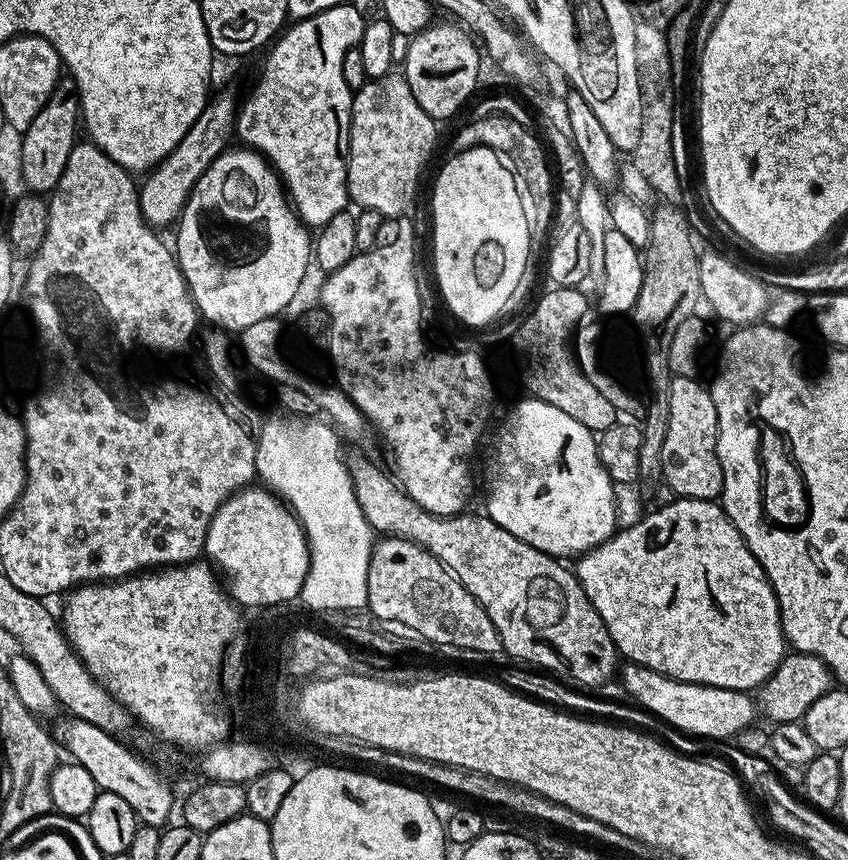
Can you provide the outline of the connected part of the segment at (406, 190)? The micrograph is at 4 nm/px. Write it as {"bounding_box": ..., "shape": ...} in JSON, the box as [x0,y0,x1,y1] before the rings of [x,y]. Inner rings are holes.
{"bounding_box":[348,71,437,218],"shape":[[[399,71],[387,72],[385,76],[369,78],[361,88],[355,89],[352,97],[352,117],[350,118],[350,142],[348,143],[348,198],[353,205],[357,204],[357,209],[369,208],[370,210],[380,211],[385,218],[391,216],[399,217],[404,207],[412,200],[412,195],[416,192],[416,183],[420,180],[420,171],[424,168],[424,163],[428,160],[428,155],[432,152],[432,147],[436,144],[437,121],[433,120],[422,106],[418,106],[418,98],[414,98],[414,93],[410,91],[410,82]]]}

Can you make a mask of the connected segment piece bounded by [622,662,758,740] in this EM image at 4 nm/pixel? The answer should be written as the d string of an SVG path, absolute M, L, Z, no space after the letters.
M631 662L625 663L622 668L622 676L624 672L624 688L633 696L631 699L635 701L639 707L643 708L645 712L651 712L656 717L657 721L668 724L673 724L676 728L681 728L684 732L689 732L692 736L709 736L712 740L724 740L727 738L735 737L736 733L740 732L743 728L749 727L753 723L752 719L757 719L758 709L754 703L753 697L748 692L735 692L732 688L715 688L709 684L687 684L681 680L671 680L669 676L663 676L661 672L655 672L652 668L644 668L641 664L633 664Z

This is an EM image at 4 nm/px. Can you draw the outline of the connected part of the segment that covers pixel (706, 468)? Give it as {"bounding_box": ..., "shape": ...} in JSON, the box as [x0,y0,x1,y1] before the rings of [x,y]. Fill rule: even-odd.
{"bounding_box":[662,376,724,500],"shape":[[[672,376],[669,382],[670,416],[666,429],[665,441],[662,443],[662,470],[666,488],[669,488],[676,498],[685,500],[714,500],[721,499],[724,490],[724,475],[718,462],[718,410],[712,401],[712,393],[704,388],[693,377]]]}

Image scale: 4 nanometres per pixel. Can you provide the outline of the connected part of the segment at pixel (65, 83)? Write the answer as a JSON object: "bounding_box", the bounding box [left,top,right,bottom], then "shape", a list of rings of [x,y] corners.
{"bounding_box":[22,78,81,194],"shape":[[[62,78],[56,83],[56,88],[50,94],[46,106],[38,110],[34,122],[30,122],[30,126],[23,132],[22,178],[29,193],[48,194],[58,186],[71,148],[77,144],[76,128],[78,132],[81,120],[76,84],[70,78]]]}

